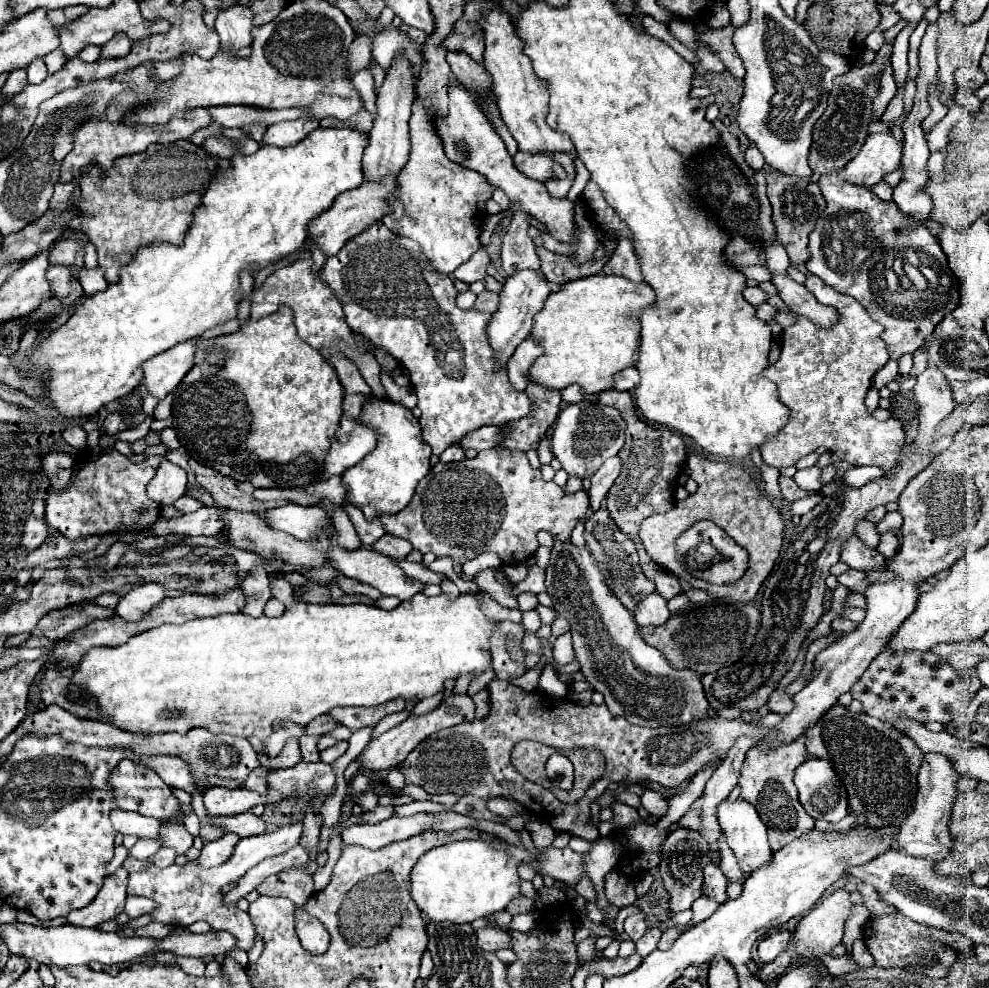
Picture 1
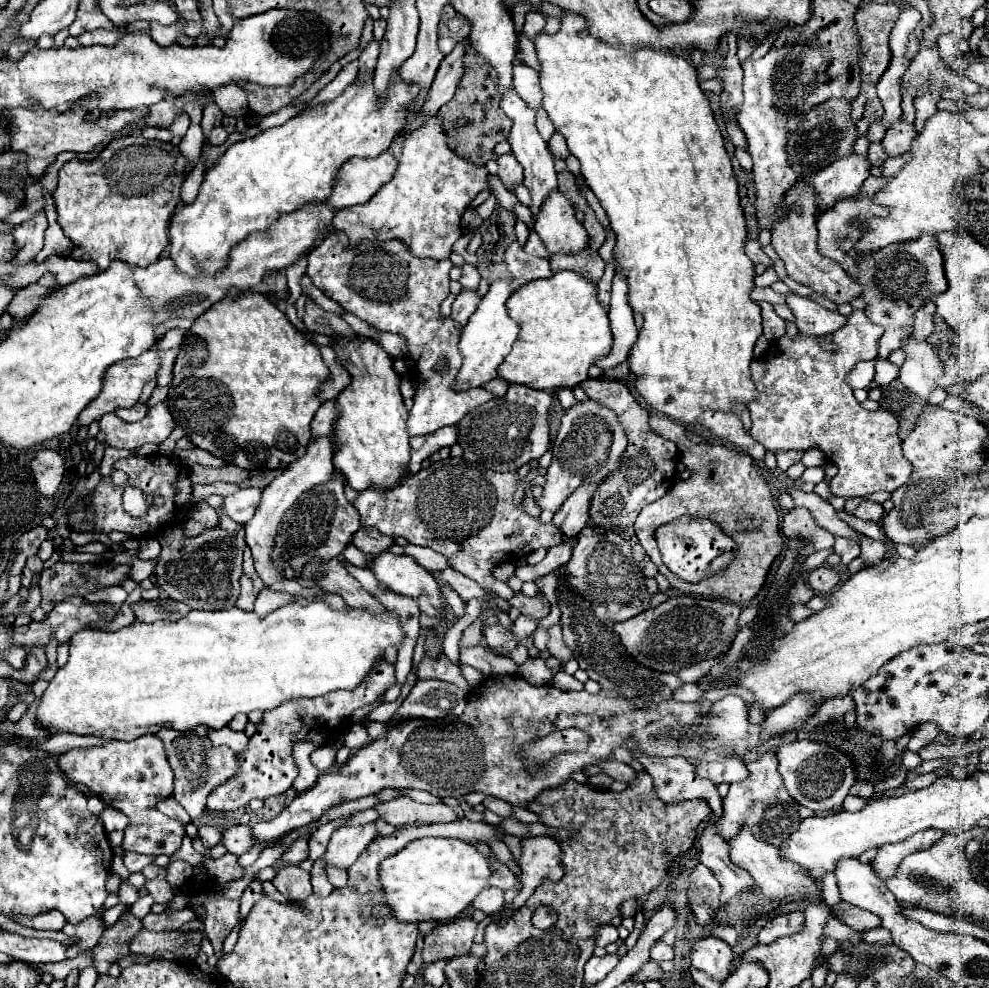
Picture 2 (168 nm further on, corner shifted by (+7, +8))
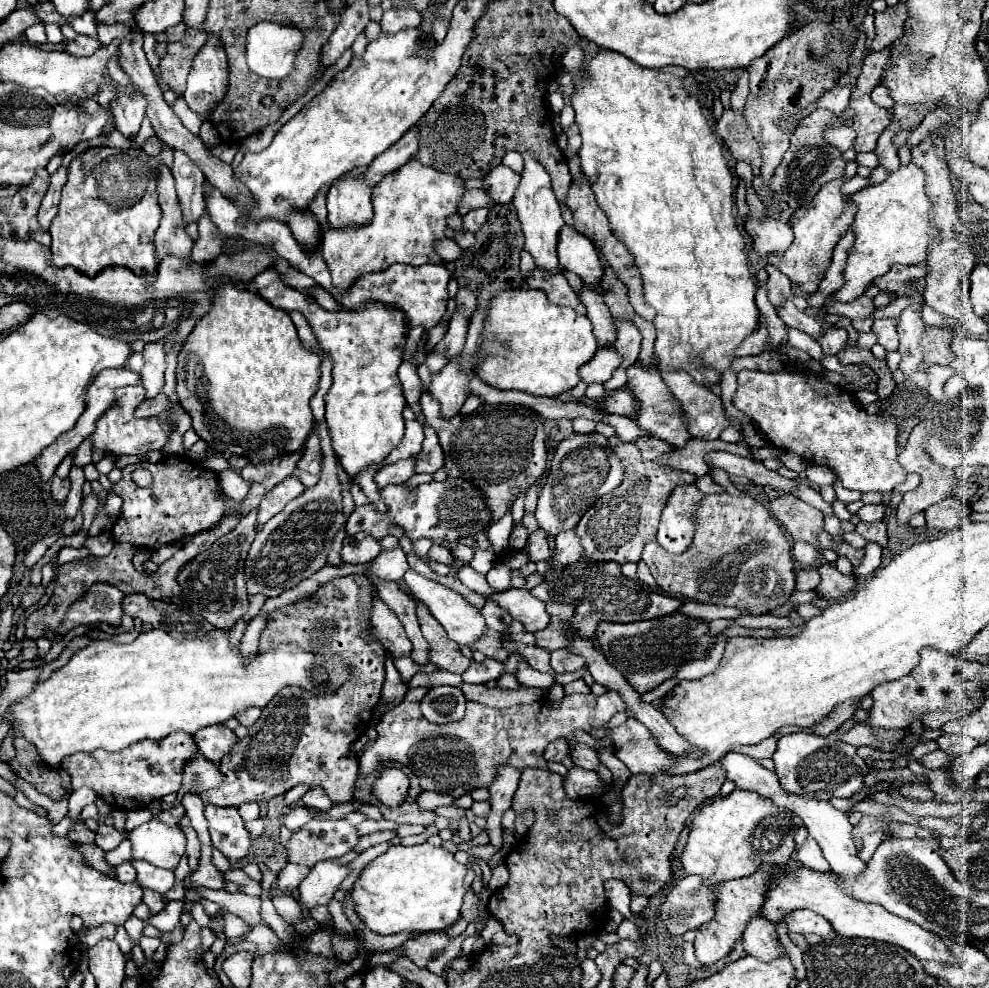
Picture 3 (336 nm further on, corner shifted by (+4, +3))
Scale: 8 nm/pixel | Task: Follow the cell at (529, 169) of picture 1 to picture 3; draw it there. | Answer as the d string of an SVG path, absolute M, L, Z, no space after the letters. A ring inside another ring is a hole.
M506 165L494 167L494 169L482 179L484 191L488 193L490 201L496 203L496 205L510 203L510 201L514 199L514 193L516 193L518 183L520 183L520 175L514 173L514 171L512 171L510 167L506 167Z

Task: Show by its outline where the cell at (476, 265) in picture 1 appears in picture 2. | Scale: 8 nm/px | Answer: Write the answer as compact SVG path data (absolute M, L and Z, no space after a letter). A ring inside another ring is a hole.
M463 264L461 266L463 268L463 276L461 276L461 284L463 284L463 288L477 288L479 286L479 272L477 272L477 268L473 266L473 264Z

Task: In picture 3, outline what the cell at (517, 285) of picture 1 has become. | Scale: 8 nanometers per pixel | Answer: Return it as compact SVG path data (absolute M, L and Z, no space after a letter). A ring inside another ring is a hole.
M458 359L450 361L442 371L432 375L432 381L428 385L428 393L440 401L440 417L452 419L458 415L460 407L464 405L468 391L468 375L464 375L458 369Z

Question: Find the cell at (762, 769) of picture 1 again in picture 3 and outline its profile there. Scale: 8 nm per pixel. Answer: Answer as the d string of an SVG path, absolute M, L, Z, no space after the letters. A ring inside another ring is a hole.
M734 789L728 797L716 795L696 813L686 847L680 855L686 875L700 875L712 887L728 879L752 875L760 865L788 863L796 845L794 835L802 823L792 811L780 811L768 799Z

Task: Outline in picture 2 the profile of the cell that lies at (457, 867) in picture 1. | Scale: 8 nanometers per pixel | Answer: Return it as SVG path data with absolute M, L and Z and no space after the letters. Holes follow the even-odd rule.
M421 838L409 842L405 850L381 864L381 884L389 906L397 920L453 920L457 918L485 888L493 870L473 844L459 838Z

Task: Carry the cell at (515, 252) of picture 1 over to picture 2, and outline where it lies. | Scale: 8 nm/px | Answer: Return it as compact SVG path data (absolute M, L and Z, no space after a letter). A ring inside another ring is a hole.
M513 240L507 246L507 250L505 250L505 264L507 264L509 272L513 274L513 278L523 280L523 282L549 278L553 274L549 270L549 262L545 258L537 258L537 256L527 254L517 240Z

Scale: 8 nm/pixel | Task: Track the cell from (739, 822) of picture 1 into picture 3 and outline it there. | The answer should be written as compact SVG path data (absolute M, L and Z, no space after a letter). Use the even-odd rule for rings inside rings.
M794 863L784 865L784 869L780 869L780 877L778 883L772 885L772 889L768 891L764 909L762 909L762 917L768 919L770 923L778 923L784 915L788 915L790 911L796 909L812 909L818 915L824 915L834 931L838 935L844 937L864 937L864 939L876 939L876 941L886 941L898 947L904 947L906 951L910 951L914 957L922 959L922 961L934 961L940 965L958 965L960 961L956 959L956 955L952 955L952 951L948 949L948 945L934 935L932 931L902 919L898 915L892 915L890 911L886 911L884 907L876 905L876 903L860 903L854 899L848 899L848 895L844 895L840 891L840 883L830 879L830 873L818 873L814 869L806 869L806 867L796 867Z

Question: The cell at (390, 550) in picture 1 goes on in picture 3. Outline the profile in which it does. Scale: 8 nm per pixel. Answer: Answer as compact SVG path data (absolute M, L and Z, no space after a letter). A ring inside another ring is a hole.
M356 533L356 535L344 537L344 547L340 551L340 557L344 563L360 565L360 563L370 563L380 551L382 547L372 535Z

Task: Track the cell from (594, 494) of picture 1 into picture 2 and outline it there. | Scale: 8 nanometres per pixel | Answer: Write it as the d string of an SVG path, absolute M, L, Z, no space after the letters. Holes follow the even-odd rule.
M599 480L581 484L555 512L553 522L563 530L565 536L577 536L577 532L587 524L589 520L589 506L595 490L599 488Z

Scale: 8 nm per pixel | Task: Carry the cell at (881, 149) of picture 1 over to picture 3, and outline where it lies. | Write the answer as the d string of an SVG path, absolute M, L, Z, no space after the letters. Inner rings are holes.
M834 179L828 185L824 185L820 189L820 193L814 195L814 199L810 203L804 203L792 217L790 217L790 227L794 231L794 241L792 245L786 249L786 253L782 257L778 255L770 255L768 263L774 265L780 273L784 273L792 283L798 285L798 289L806 295L816 293L820 281L824 279L824 273L828 271L830 263L832 263L832 251L836 247L836 243L846 235L846 231L850 229L852 223L852 215L854 215L854 207L848 201L848 197L844 197L840 193L844 179Z

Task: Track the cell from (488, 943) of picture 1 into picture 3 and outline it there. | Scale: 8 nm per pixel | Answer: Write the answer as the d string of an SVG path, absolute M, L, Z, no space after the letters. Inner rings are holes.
M420 933L414 939L408 939L400 951L404 957L408 957L410 961L414 961L418 967L426 967L430 963L430 957L434 951L444 951L446 943L450 941L450 937L446 933Z

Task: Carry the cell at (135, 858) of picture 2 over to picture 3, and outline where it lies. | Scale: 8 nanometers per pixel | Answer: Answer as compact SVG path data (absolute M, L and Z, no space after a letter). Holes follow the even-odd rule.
M120 863L116 867L116 879L120 883L132 883L136 879L136 869L132 867L132 863Z

